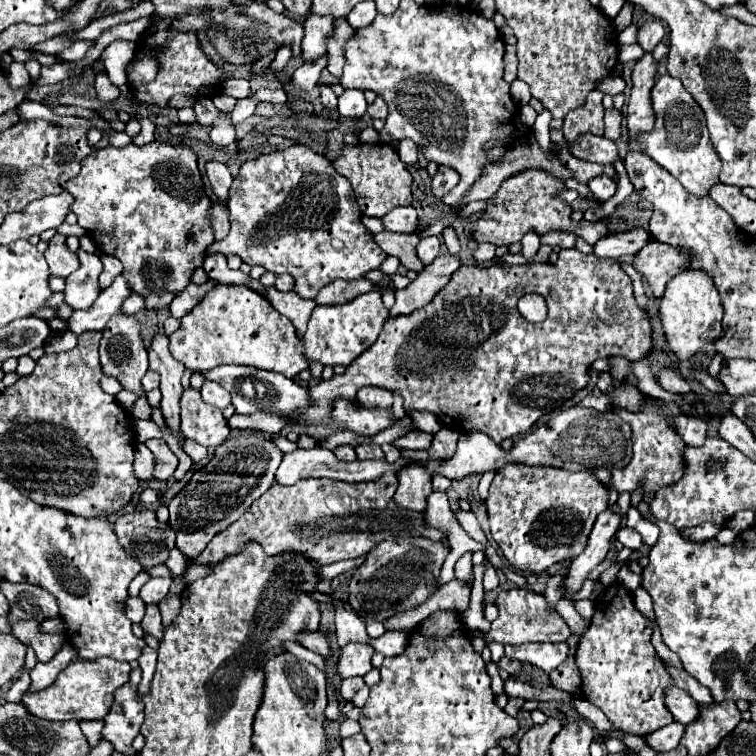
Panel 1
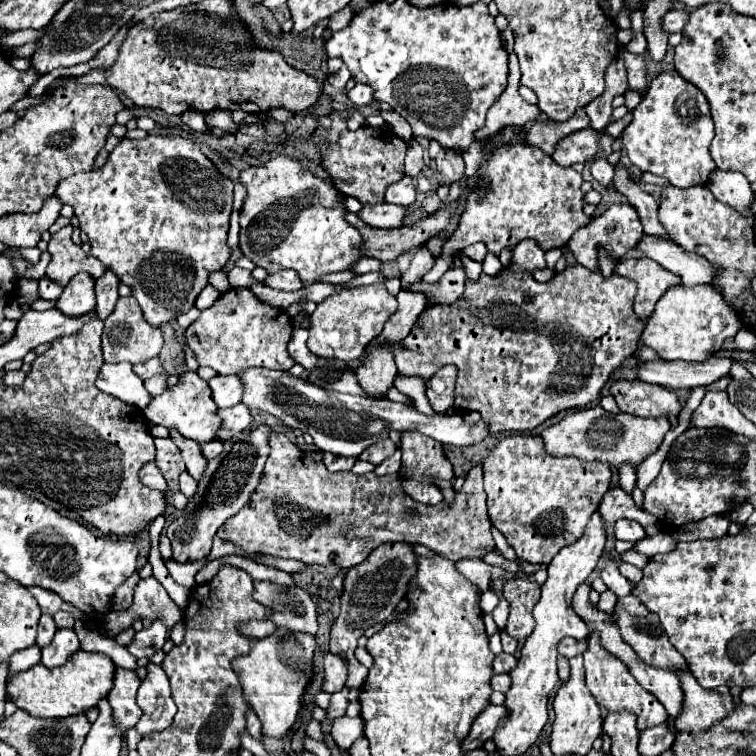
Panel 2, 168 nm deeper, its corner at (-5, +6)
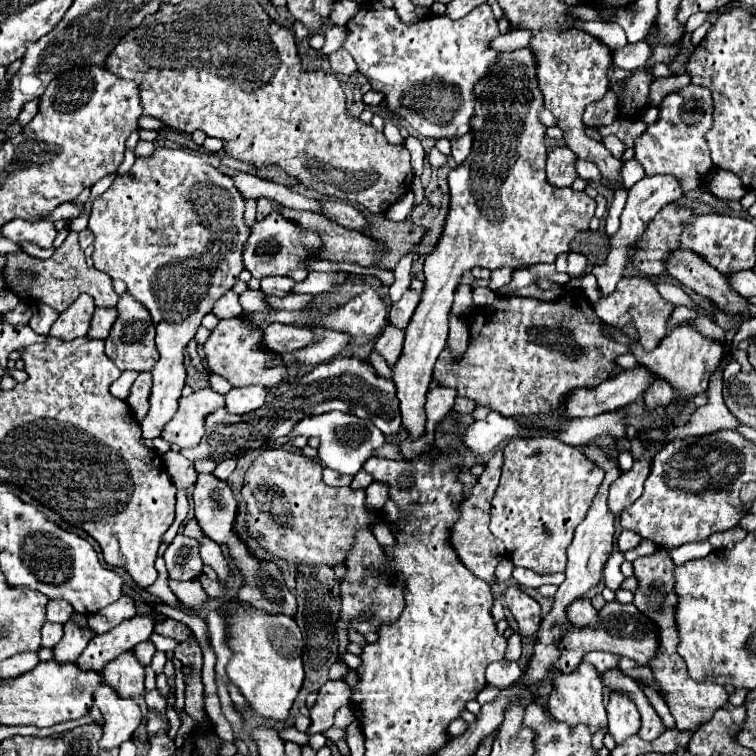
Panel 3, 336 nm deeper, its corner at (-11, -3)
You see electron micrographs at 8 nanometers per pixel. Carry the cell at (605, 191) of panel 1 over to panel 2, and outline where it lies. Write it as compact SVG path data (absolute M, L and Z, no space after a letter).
M595 159L591 163L591 175L603 185L603 187L609 187L613 185L613 177L615 177L615 167L607 161L607 159Z

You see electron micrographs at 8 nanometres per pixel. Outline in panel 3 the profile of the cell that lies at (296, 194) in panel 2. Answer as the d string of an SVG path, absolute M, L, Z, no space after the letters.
M269 214L265 220L255 222L251 226L251 236L247 240L245 252L243 252L243 262L245 270L251 272L253 278L265 278L265 276L285 276L291 270L303 268L303 262L311 260L311 252L315 252L321 244L321 238L315 232L303 232L299 226L295 226L291 220L279 216L279 214Z

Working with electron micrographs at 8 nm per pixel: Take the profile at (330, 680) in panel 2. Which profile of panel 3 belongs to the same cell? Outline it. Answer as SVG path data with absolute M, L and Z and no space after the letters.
M337 680L337 682L327 682L321 690L319 690L319 698L317 702L309 708L309 718L311 718L311 726L307 730L307 736L315 734L315 732L325 732L333 726L333 716L337 712L337 708L341 708L343 704L349 704L351 700L351 688L345 680Z

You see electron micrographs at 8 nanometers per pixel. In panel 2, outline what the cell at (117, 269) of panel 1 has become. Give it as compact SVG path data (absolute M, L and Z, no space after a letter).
M107 269L103 273L103 277L99 277L95 281L95 291L97 291L97 317L99 319L107 319L113 309L115 309L115 303L119 299L119 277L113 273L113 269Z

